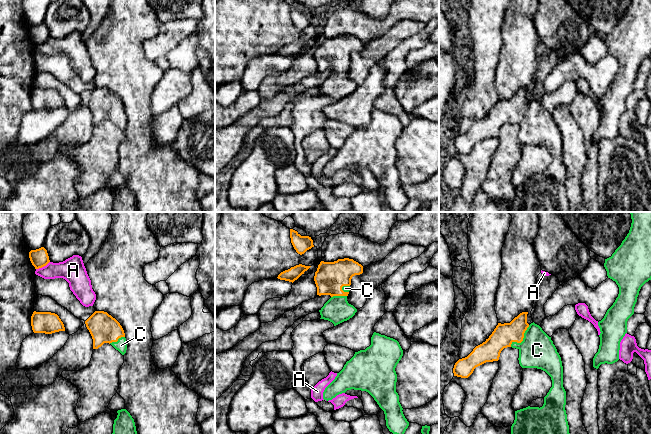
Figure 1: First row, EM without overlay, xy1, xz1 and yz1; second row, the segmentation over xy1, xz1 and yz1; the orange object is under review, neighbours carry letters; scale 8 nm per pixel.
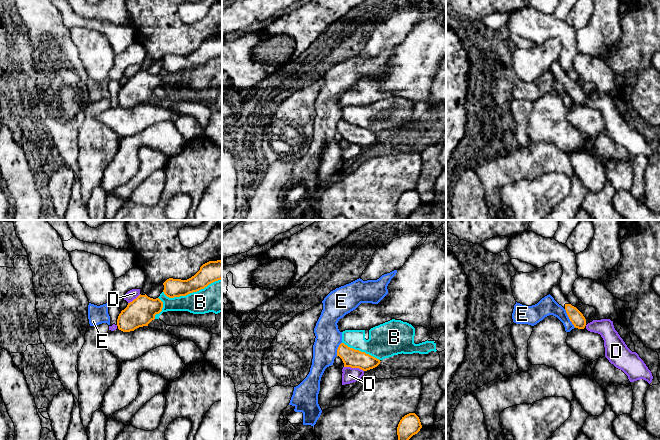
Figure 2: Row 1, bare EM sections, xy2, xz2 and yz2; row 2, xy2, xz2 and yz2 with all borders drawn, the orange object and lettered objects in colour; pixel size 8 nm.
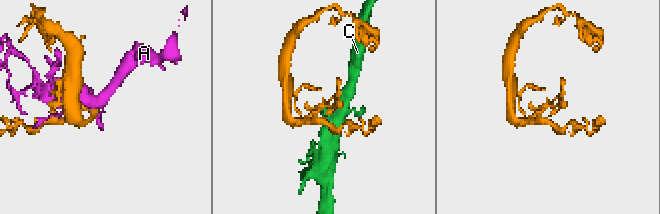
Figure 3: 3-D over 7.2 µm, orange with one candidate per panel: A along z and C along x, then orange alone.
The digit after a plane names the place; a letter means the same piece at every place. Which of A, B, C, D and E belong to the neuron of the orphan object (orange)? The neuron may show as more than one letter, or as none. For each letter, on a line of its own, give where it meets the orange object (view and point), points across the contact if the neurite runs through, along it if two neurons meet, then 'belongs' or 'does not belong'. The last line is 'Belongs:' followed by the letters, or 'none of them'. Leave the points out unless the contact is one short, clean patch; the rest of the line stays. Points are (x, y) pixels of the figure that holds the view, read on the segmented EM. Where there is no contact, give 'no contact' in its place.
A: meets orange in xy1 at (42, 266); does not belong
B: meets orange in xy2 at (192, 292); does not belong
C: meets orange in yz1 at (522, 339); runs through yz1 (503, 335), (518, 335), (522, 339), (537, 350); belongs
D: meets orange in xz2 at (354, 367); border along xz2 (344, 366), (359, 368), (363, 371); does not belong
E: meets orange in yz2 at (569, 318); does not belong
Belongs: C

